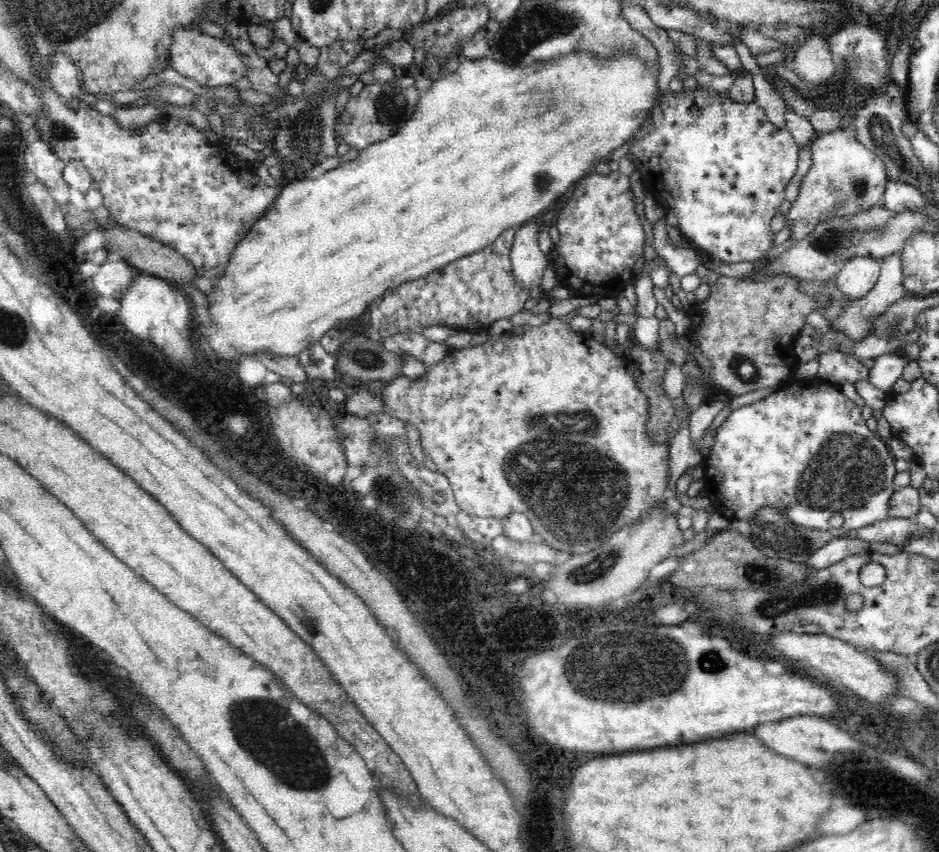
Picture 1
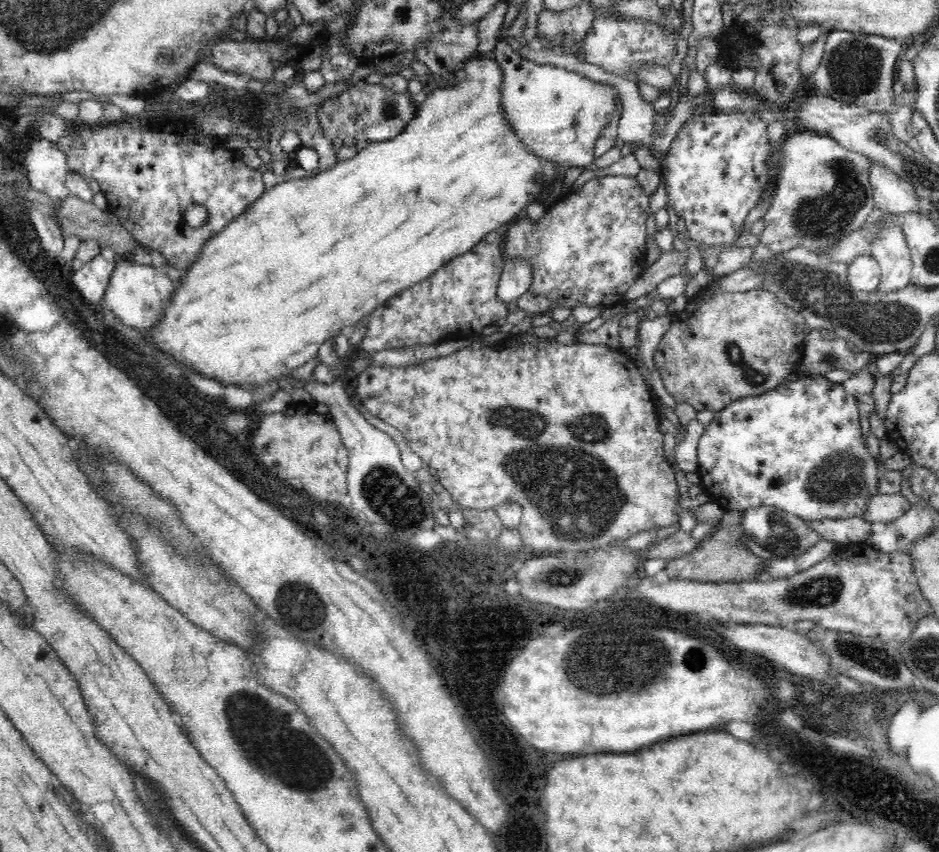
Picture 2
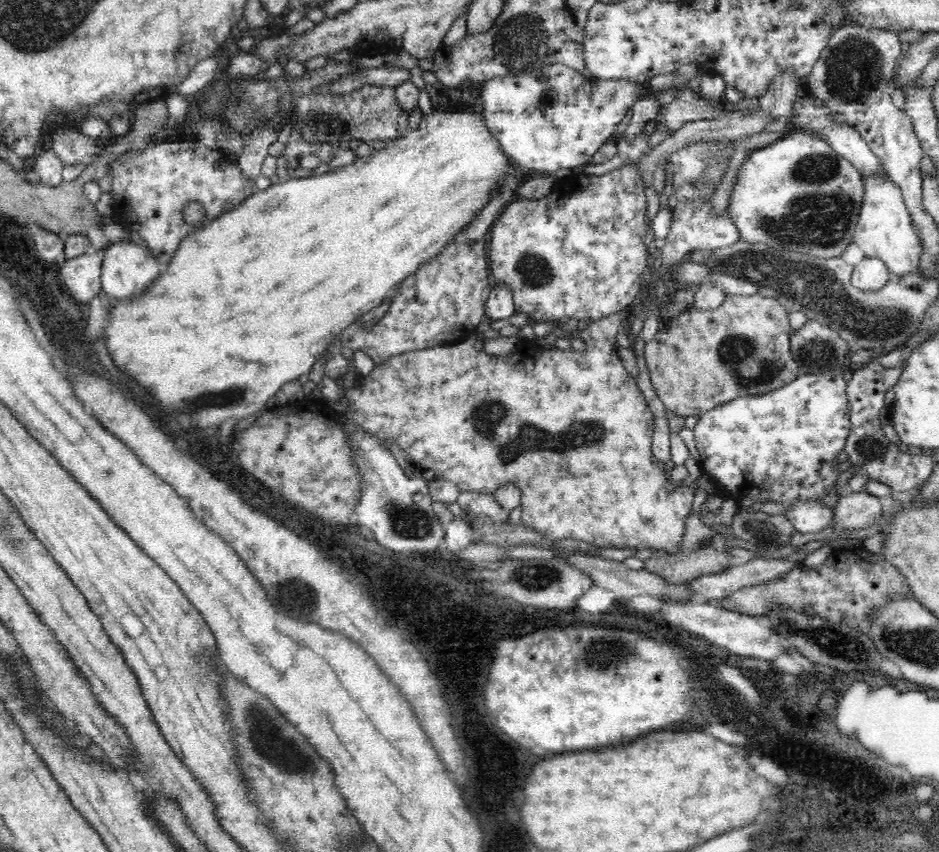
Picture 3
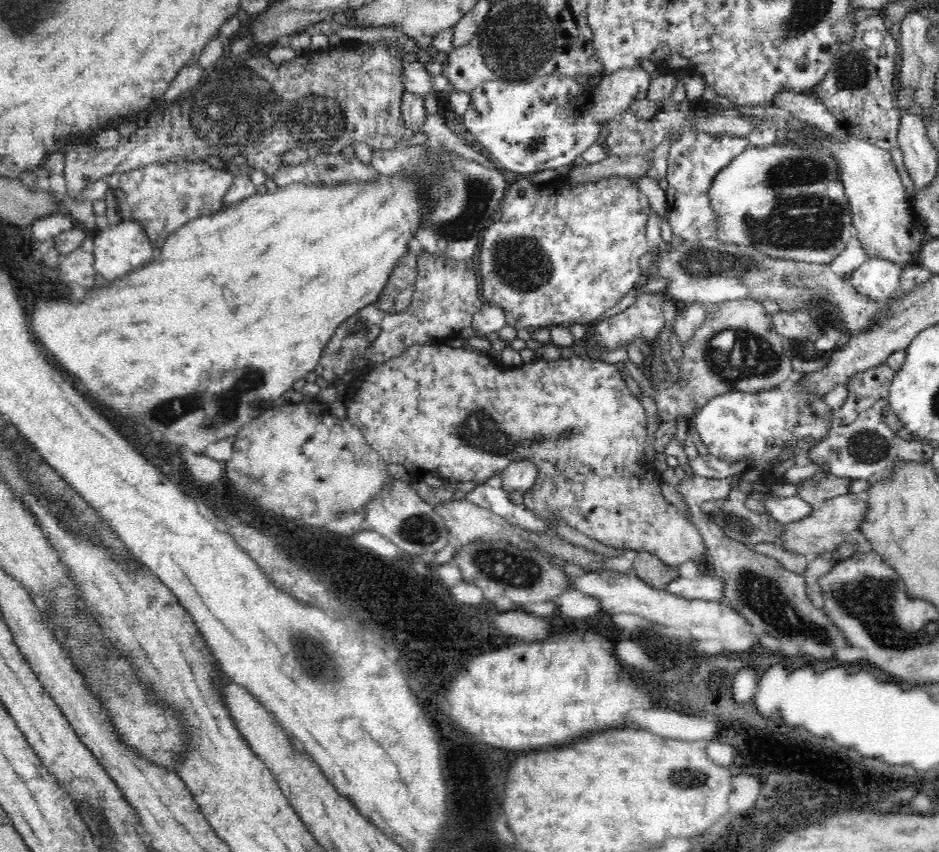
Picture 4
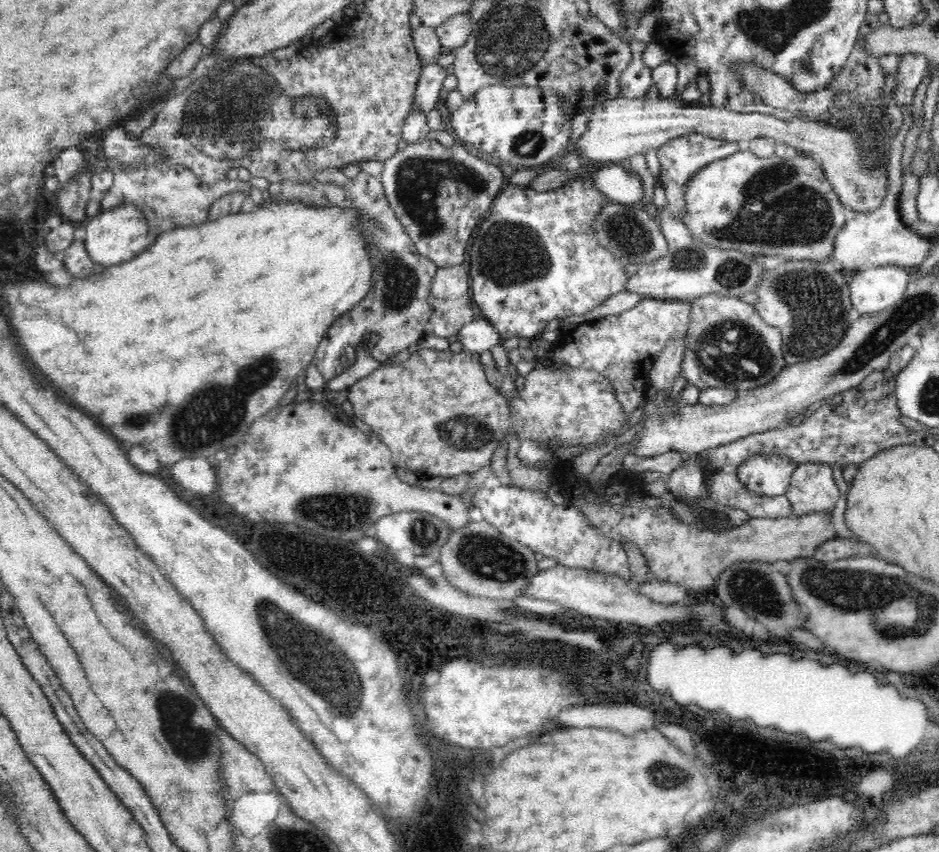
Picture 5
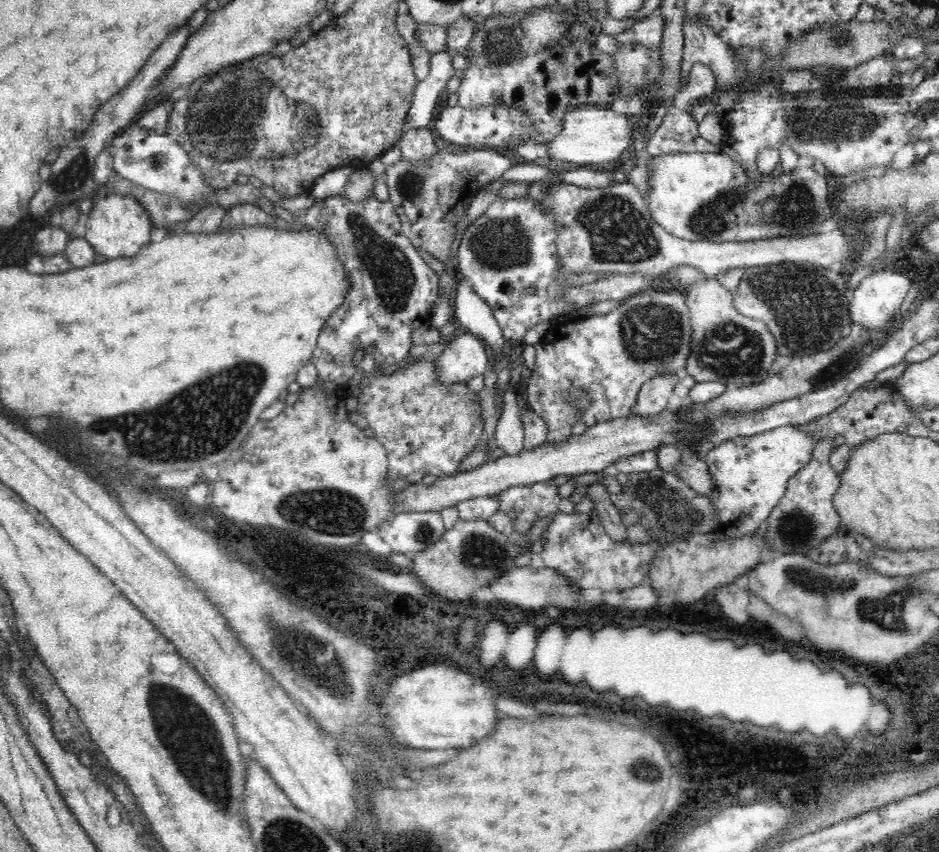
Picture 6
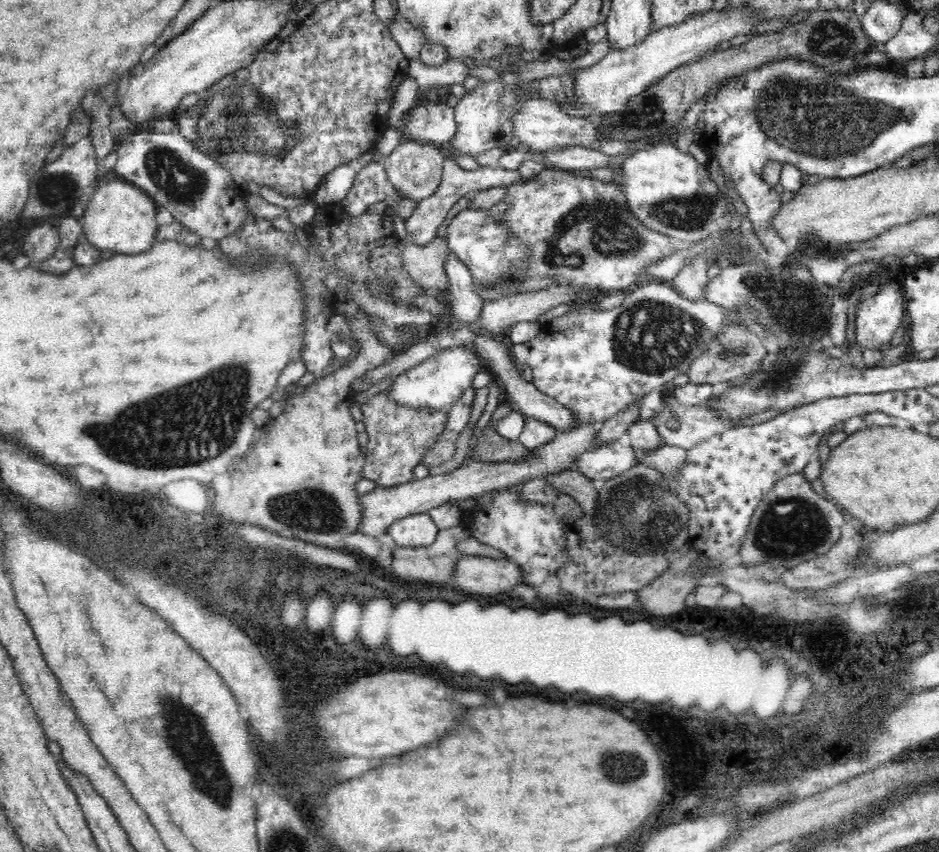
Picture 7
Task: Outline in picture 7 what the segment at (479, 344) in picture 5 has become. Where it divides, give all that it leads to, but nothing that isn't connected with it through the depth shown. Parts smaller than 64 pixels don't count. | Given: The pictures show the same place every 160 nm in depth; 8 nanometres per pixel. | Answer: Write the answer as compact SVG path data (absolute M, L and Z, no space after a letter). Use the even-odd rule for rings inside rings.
M465 347L444 349L414 368L400 373L382 393L386 393L388 399L392 399L398 405L406 405L410 409L444 410L448 413L465 390L472 386L474 376L482 368L483 361Z

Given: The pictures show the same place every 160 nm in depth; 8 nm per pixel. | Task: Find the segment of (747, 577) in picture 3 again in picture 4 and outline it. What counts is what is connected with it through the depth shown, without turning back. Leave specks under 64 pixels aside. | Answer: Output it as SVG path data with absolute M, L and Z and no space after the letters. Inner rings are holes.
M700 571L697 578L678 577L672 580L664 590L682 598L717 601L725 598L726 579L716 573Z

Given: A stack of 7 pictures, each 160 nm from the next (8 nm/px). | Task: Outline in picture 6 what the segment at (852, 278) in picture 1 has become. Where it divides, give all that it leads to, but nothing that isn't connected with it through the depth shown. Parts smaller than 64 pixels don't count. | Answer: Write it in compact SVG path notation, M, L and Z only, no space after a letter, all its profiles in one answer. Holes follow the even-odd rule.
M878 272L865 277L851 294L849 316L855 325L879 331L894 320L906 294L913 286L900 272Z

